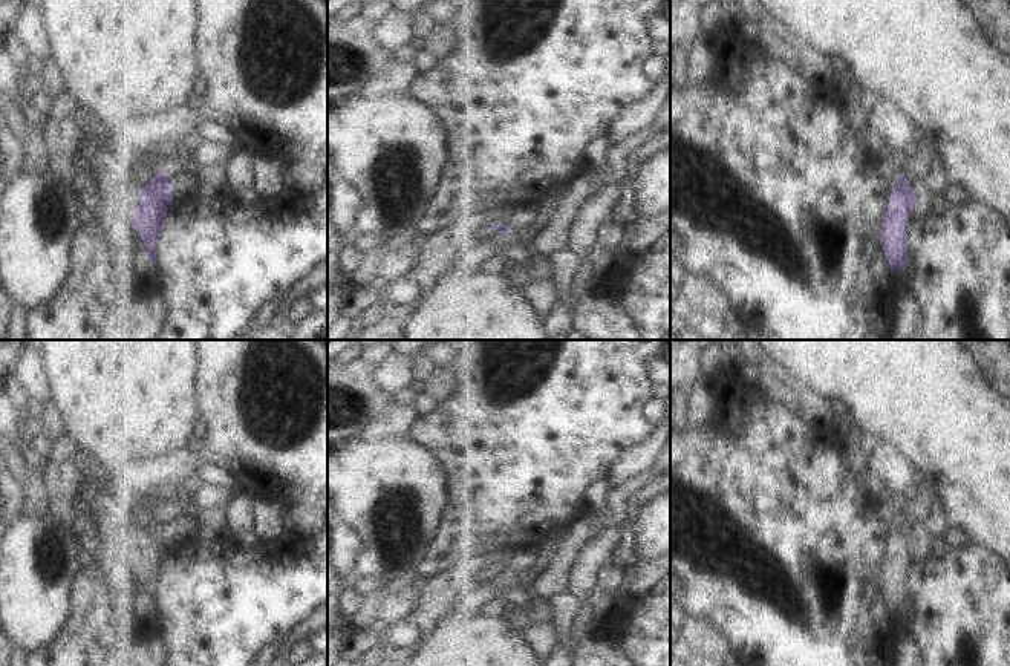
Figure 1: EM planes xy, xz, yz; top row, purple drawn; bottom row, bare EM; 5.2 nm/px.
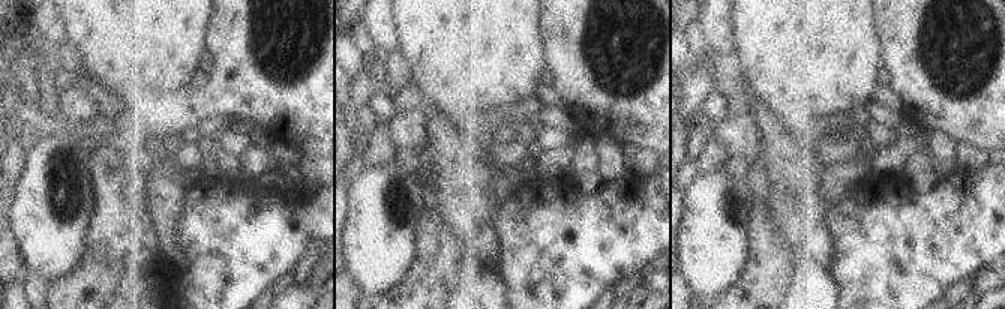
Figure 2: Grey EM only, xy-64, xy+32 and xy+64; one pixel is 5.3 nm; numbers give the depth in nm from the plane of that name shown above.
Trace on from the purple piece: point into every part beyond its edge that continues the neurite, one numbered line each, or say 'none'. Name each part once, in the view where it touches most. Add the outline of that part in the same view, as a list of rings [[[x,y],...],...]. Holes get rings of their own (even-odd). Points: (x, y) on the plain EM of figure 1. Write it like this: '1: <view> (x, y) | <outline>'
1: xy (120, 524) | [[[87,468],[81,487],[81,508],[95,521],[99,536],[99,566],[107,577],[124,573],[138,551],[142,530],[159,514],[139,502],[122,502],[103,485],[103,476]]]

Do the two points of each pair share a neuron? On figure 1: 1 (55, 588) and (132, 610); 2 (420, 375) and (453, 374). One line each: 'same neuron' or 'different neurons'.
1: different neurons
2: different neurons

